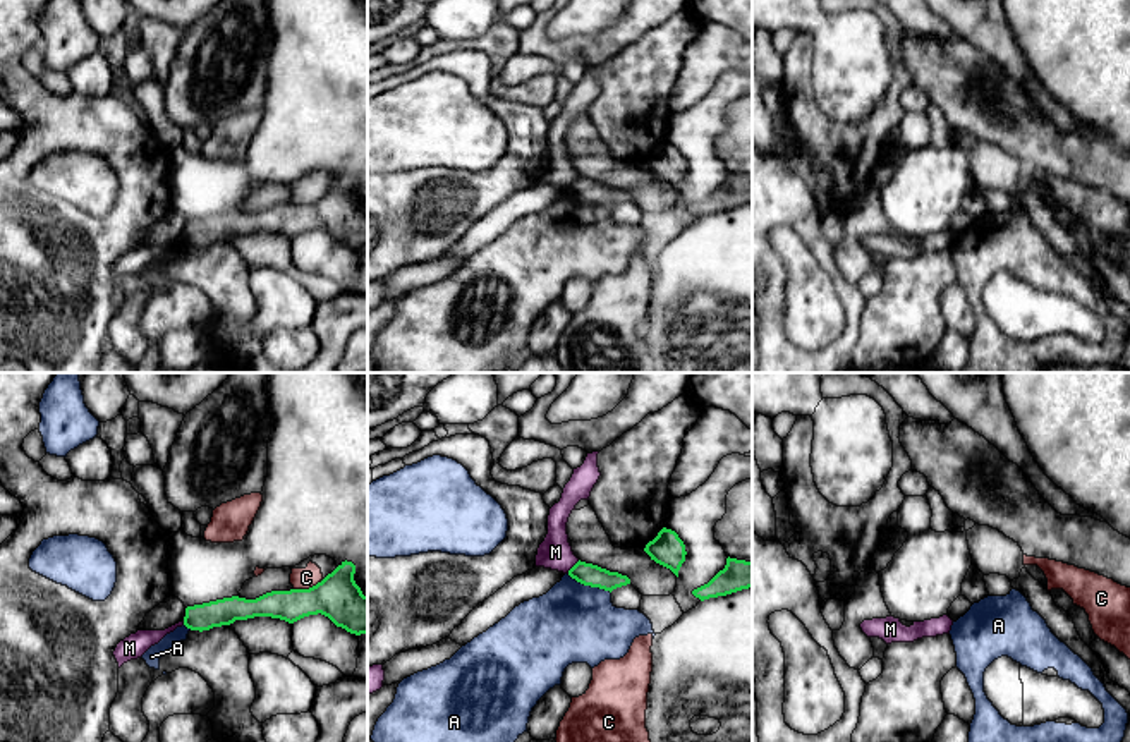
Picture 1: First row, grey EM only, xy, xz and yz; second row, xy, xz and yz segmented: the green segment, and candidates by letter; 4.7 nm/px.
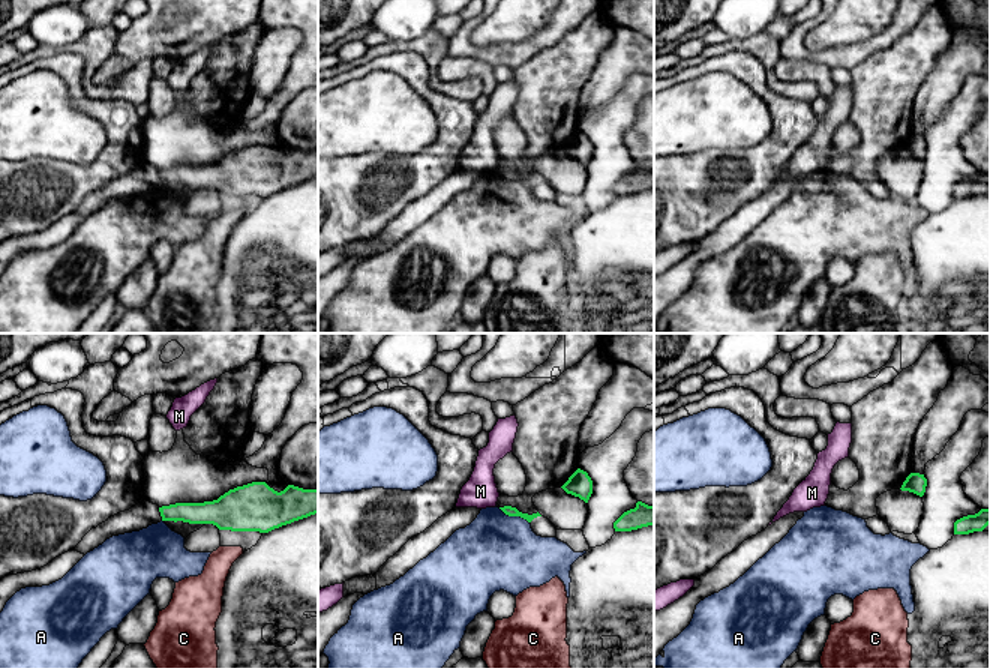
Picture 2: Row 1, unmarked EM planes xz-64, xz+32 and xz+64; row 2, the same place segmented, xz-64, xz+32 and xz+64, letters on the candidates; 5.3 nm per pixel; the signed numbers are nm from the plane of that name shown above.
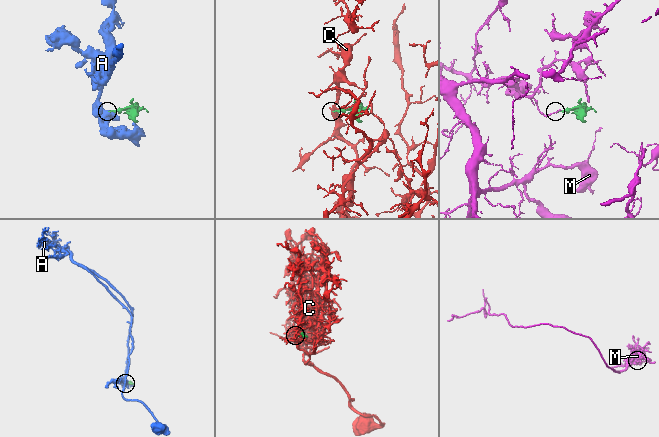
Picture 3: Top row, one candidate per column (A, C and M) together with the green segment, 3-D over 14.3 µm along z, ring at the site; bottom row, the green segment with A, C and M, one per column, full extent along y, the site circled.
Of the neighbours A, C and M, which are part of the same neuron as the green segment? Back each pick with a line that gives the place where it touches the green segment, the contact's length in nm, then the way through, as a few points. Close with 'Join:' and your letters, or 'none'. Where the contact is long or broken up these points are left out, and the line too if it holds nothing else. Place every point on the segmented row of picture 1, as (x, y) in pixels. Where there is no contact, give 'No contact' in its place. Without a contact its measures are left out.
Join: none

